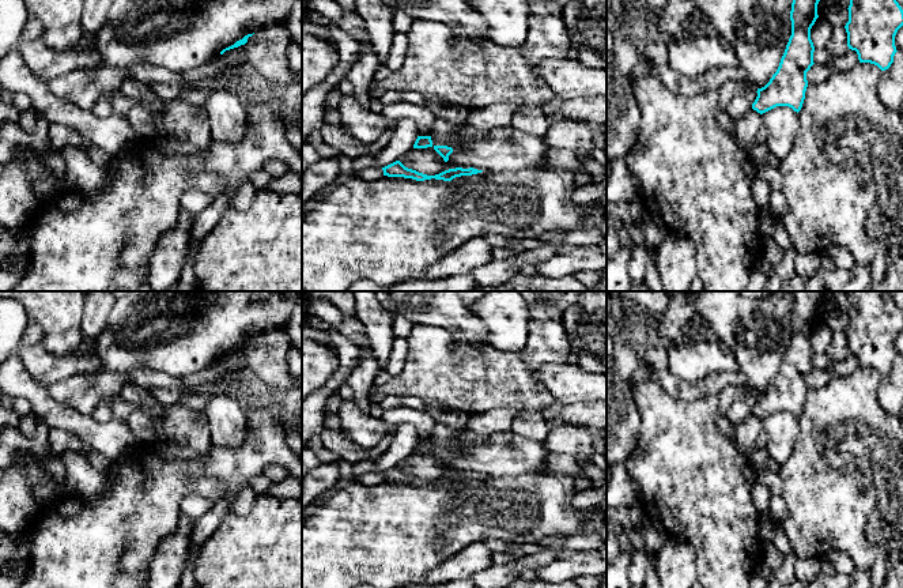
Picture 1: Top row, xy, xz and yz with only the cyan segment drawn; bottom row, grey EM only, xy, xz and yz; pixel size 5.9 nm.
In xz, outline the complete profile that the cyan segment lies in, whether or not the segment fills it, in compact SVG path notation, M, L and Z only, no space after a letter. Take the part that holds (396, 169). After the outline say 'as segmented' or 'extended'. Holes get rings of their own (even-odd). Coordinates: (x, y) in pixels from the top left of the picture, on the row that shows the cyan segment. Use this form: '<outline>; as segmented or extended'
M396 161L382 167L382 170L384 170L384 176L388 176L388 177L404 177L404 178L412 178L416 181L424 181L424 180L431 180L431 178L452 181L456 177L472 176L472 174L477 174L483 172L473 167L469 167L469 169L456 167L456 169L445 170L435 176L427 176L427 174L405 167L400 161Z; as segmented

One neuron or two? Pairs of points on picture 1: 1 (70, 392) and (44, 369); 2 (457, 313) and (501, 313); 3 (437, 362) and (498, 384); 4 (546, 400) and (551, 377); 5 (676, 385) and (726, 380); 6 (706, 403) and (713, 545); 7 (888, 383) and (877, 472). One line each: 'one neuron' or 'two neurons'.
1: two neurons
2: two neurons
3: one neuron
4: two neurons
5: one neuron
6: one neuron
7: two neurons

